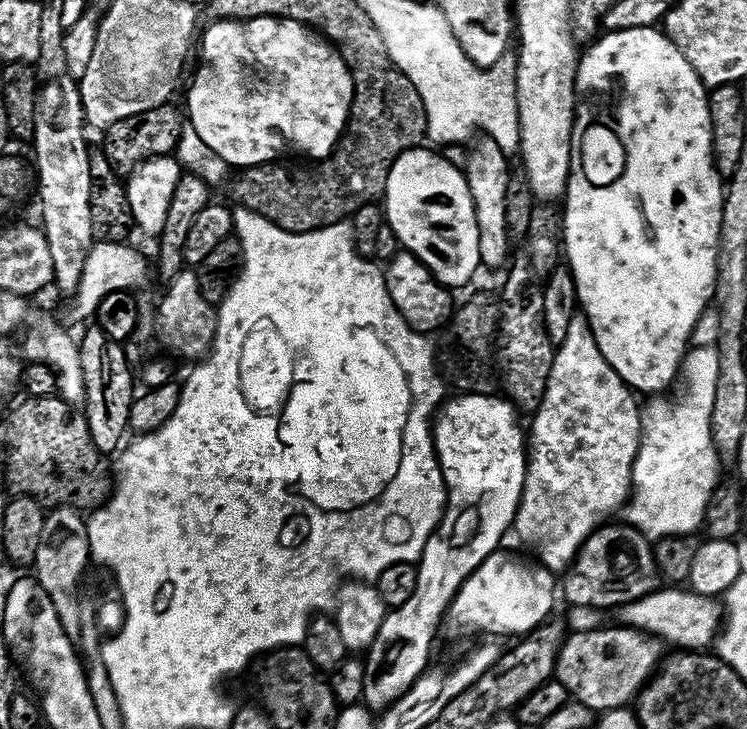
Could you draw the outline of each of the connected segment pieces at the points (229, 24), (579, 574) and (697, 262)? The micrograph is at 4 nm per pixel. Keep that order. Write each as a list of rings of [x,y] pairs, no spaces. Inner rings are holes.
[[[280,14],[249,16],[249,18],[247,19],[221,18],[213,21],[211,24],[207,25],[207,27],[203,29],[204,37],[202,37],[200,40],[200,56],[202,59],[204,59],[204,64],[208,68],[200,68],[192,76],[192,85],[190,85],[188,88],[188,112],[186,108],[186,120],[187,123],[188,120],[190,123],[192,123],[192,128],[194,131],[196,131],[197,138],[200,139],[206,147],[208,147],[207,151],[209,153],[220,156],[224,160],[225,165],[231,166],[233,169],[239,166],[240,163],[247,163],[248,161],[254,160],[262,160],[264,157],[272,157],[275,149],[279,149],[280,146],[285,146],[285,144],[287,143],[298,144],[302,148],[308,148],[309,152],[312,153],[323,153],[328,151],[328,146],[332,143],[333,137],[335,136],[337,129],[340,128],[340,121],[343,119],[344,108],[347,107],[347,100],[349,97],[349,78],[348,73],[345,73],[344,64],[340,62],[340,53],[336,50],[335,47],[333,47],[331,43],[325,42],[323,39],[321,39],[319,35],[313,34],[311,31],[309,31],[309,29],[305,27],[305,25],[301,23],[299,19],[293,18],[293,20],[283,20],[283,18],[284,16]],[[244,78],[248,78],[248,82],[252,82],[252,84],[256,86],[256,88],[252,88],[252,94],[250,94],[250,92],[244,92],[244,90],[240,90],[240,88],[242,88],[242,84],[240,84],[240,82],[244,82]],[[232,82],[240,84],[240,86],[236,88],[238,92],[232,92],[232,90],[230,90],[230,88],[232,88]]]
[[[597,526],[584,540],[582,556],[571,562],[562,576],[562,596],[580,608],[612,608],[641,599],[661,587],[649,537],[632,527],[620,530],[616,538],[606,538]],[[604,546],[604,548],[602,548]],[[590,550],[590,552],[588,552]]]
[[[642,27],[642,28],[624,28],[616,31],[605,31],[605,36],[601,38],[597,44],[592,44],[588,49],[583,49],[582,55],[579,57],[576,65],[576,116],[572,119],[572,143],[575,145],[575,155],[572,157],[570,166],[568,167],[568,186],[566,195],[563,197],[562,205],[562,252],[566,257],[567,267],[572,270],[572,277],[576,283],[576,299],[579,307],[582,309],[583,315],[588,318],[588,325],[592,328],[592,336],[596,339],[596,345],[600,353],[606,358],[606,362],[610,362],[610,366],[623,378],[628,387],[637,393],[643,392],[664,392],[672,384],[672,379],[677,378],[682,368],[682,361],[685,353],[688,352],[690,345],[691,332],[695,328],[701,315],[705,309],[709,307],[710,301],[714,296],[714,255],[718,250],[718,242],[720,240],[720,223],[722,222],[722,206],[724,205],[724,189],[722,177],[716,171],[716,165],[712,163],[712,115],[708,109],[709,93],[706,86],[698,78],[698,74],[694,70],[694,66],[690,66],[690,62],[686,62],[684,55],[678,50],[678,46],[674,44],[670,37],[665,36],[659,27]]]

